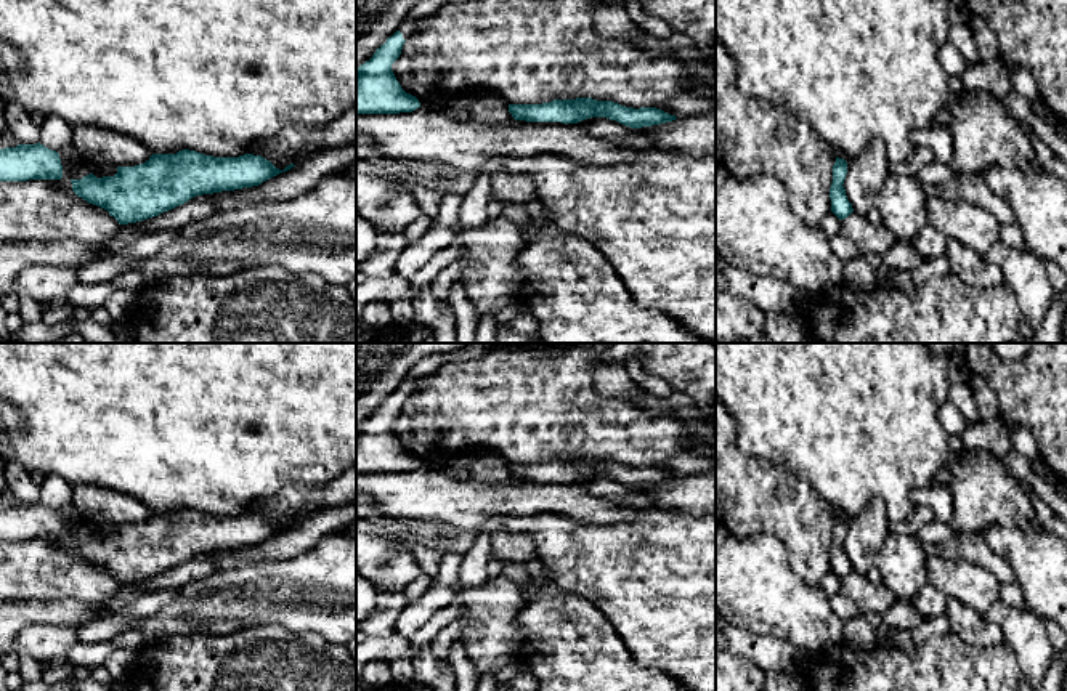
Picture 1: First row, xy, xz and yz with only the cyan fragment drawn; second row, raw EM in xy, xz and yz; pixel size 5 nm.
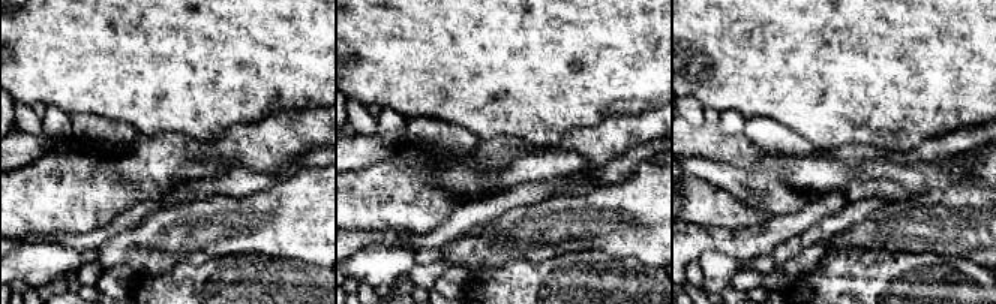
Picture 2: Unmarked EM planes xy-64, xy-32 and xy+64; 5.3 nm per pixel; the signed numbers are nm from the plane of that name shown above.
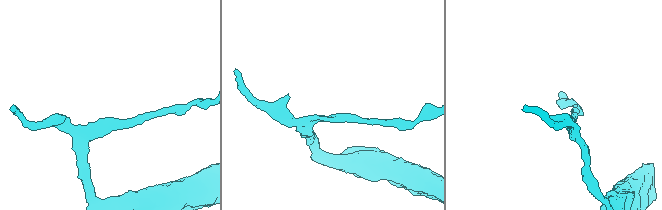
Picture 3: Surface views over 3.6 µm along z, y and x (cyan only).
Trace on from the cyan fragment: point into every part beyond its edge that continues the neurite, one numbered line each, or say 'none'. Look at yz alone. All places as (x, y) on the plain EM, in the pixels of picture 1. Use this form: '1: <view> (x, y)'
none

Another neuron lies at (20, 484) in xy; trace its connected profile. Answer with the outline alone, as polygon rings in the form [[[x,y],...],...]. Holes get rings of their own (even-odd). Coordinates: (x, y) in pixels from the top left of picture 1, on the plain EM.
[[[6,463],[5,467],[6,492],[21,503],[37,503],[40,500],[40,486],[37,486],[30,473],[19,463]]]

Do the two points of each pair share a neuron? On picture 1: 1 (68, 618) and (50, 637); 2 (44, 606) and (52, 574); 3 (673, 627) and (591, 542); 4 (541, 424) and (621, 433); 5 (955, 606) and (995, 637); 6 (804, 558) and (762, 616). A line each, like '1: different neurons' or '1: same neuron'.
1: different neurons
2: different neurons
3: same neuron
4: same neuron
5: same neuron
6: different neurons

